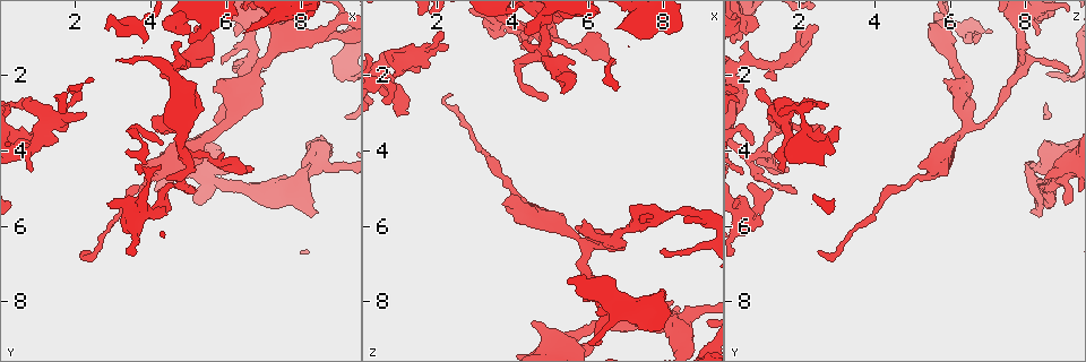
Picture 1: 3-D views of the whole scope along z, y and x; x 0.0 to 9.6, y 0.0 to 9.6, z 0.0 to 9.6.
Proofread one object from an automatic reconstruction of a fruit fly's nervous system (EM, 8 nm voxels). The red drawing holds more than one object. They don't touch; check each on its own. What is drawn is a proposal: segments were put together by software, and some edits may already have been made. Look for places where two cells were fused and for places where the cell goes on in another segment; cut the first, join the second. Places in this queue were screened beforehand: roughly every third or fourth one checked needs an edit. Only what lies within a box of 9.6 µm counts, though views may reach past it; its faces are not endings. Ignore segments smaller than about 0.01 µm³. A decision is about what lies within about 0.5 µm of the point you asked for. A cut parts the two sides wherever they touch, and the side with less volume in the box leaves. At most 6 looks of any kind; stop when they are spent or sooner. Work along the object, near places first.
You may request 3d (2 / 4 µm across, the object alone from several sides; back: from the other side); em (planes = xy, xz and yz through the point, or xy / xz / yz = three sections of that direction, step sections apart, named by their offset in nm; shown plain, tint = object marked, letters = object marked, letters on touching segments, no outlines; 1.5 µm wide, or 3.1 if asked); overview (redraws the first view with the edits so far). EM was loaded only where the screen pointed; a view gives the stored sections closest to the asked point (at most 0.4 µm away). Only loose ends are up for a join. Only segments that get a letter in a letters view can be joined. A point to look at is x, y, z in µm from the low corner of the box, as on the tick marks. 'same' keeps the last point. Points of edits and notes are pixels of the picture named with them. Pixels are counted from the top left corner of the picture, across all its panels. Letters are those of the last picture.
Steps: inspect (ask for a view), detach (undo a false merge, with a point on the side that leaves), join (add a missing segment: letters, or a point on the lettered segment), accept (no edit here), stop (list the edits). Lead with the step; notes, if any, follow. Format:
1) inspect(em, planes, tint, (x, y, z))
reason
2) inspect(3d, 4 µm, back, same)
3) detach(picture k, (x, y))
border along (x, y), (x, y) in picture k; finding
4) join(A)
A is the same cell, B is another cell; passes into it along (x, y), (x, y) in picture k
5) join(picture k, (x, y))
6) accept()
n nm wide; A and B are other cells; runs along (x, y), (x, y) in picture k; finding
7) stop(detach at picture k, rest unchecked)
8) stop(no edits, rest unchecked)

inspect(3d, 4 µm, (1.35, 2.80, 1.25))
free end

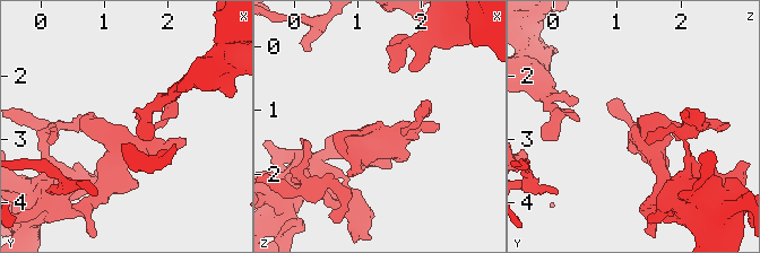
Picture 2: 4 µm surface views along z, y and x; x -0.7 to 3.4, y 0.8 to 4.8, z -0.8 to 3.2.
inspect(em, xz, step 4, letters, (1.40, 2.80, 1.25))

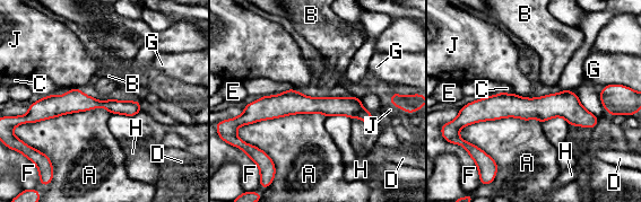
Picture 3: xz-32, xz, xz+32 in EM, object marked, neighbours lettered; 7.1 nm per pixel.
accept()
120 nm wide; A, B, C, D, E, F, G, H and J are other cells; runs along (363, 111), (279, 105), (242, 117) in picture 3; none of them fits

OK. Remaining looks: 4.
inspect(3d, 2 µm, (0.70, 4.50, 1.50))
branch stops here

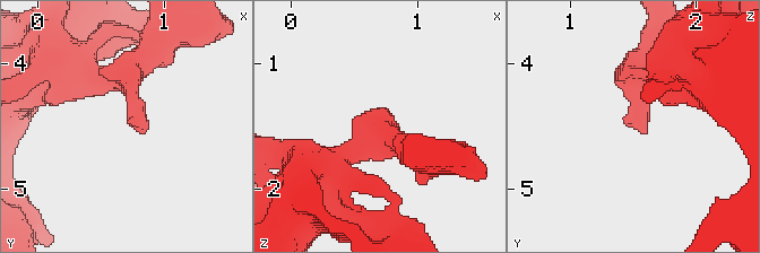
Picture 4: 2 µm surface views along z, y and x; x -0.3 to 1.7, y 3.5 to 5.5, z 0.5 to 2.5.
inspect(em, xz, step 8, tint, (0.74, 4.48, 1.48))
arms of 200, 280 nm

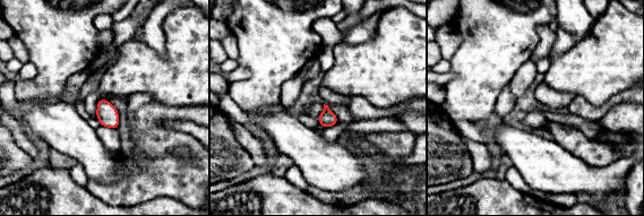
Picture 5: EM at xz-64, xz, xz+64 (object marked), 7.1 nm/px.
inspect(em, planes, letters, same)
another direction

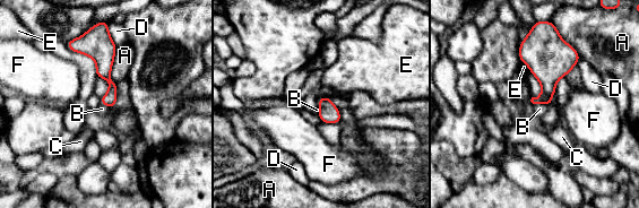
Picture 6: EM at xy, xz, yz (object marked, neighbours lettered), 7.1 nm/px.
accept()
A, B, C, D, E and F are other cells; border along (534, 103), (544, 103), (547, 106) in picture 6; no lettered segment goes on from it

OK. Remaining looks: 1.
stop(no edits, rest unchecked)

